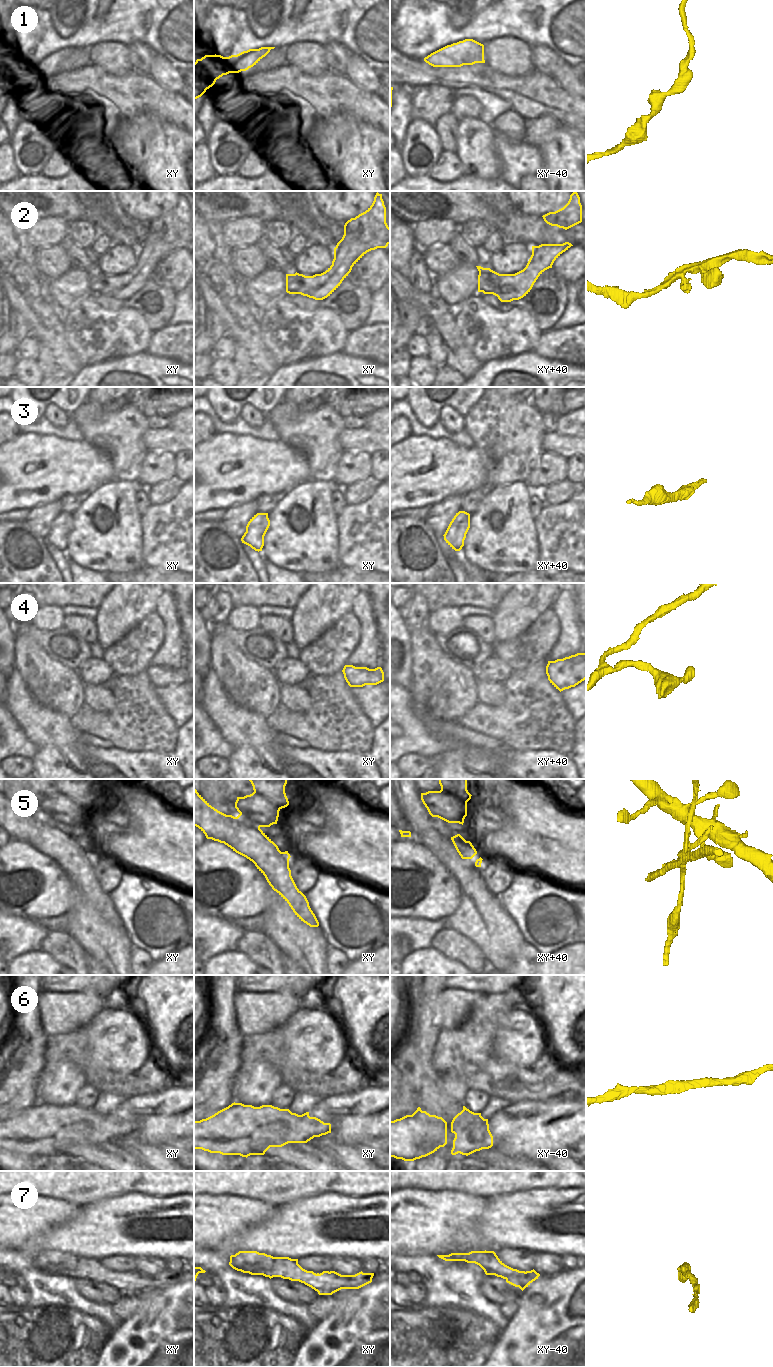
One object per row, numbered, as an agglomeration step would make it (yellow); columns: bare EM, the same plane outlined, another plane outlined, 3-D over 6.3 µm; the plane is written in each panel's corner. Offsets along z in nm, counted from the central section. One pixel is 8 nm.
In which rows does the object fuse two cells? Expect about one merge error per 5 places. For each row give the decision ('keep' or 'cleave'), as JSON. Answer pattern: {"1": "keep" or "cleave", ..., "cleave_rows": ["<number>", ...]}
{"1": "keep", "2": "keep", "3": "keep", "4": "keep", "5": "cleave", "6": "keep", "7": "cleave", "cleave_rows": ["5", "7"]}

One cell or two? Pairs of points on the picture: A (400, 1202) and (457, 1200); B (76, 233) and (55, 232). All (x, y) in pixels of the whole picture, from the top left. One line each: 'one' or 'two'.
A: one
B: two

